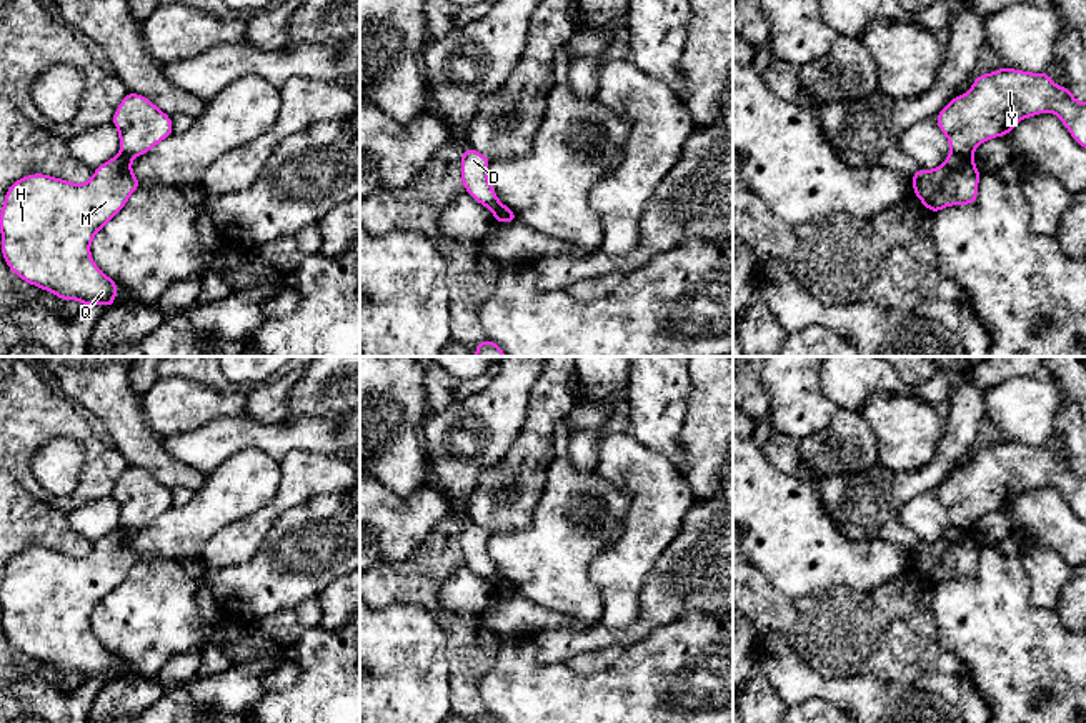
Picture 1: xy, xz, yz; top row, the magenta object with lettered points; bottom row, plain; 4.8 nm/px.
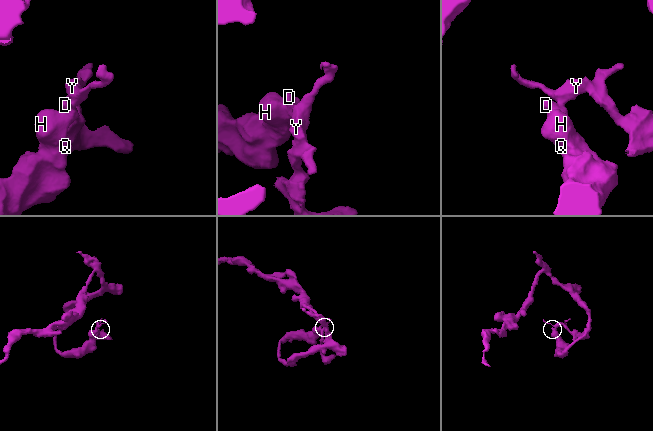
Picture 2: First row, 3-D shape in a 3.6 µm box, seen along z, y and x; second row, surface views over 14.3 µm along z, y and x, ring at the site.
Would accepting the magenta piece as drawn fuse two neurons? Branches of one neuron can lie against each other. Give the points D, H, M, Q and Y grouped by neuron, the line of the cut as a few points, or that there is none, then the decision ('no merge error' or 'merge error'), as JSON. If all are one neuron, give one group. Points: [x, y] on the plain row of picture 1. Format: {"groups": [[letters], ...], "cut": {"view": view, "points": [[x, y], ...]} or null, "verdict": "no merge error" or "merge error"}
{"groups": [["D", "H", "M", "Q"], ["Y"]], "cut": {"view": "yz", "points": [[951, 523], [971, 530]]}, "verdict": "merge error"}

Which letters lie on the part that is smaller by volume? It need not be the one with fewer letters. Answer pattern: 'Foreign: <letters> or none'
Foreign: Y

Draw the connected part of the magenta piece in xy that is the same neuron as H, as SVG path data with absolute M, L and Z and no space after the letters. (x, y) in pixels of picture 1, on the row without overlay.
M123 526L95 541L87 556L45 546L13 555L0 585L7 640L65 675L117 676L118 656L97 640L90 618L140 556Z

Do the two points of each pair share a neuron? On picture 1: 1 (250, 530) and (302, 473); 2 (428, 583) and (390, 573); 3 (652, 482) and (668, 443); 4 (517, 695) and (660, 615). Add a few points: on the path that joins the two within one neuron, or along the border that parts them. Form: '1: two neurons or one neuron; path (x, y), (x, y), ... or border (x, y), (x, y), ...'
1: one neuron; path (265, 517), (293, 488)
2: one neuron; path (418, 582), (400, 582)
3: two neurons; border (630, 433), (678, 468)
4: two neurons; border (663, 623), (653, 630)

